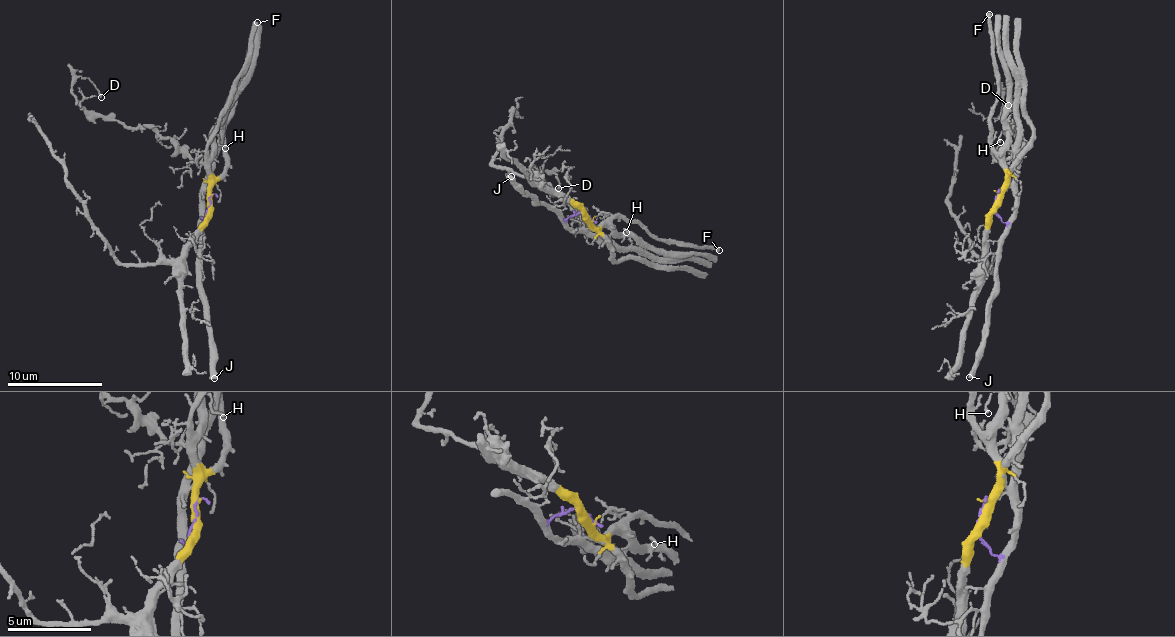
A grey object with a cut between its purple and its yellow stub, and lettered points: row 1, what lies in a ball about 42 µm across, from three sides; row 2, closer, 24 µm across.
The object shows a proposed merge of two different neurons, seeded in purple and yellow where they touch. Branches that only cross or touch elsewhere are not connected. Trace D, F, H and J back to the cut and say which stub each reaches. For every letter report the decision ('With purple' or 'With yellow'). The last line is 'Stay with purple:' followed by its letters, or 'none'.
D: With yellow
F: With yellow
H: With yellow
J: With purple
Stay with purple: J

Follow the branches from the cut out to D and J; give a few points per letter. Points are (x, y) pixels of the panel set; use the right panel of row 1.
D: (996, 198), (1005, 161), (1013, 160), (1021, 147), (1001, 113), (1002, 89), (1007, 88), (1009, 105)
J: (996, 198), (995, 213), (1006, 225), (1002, 252), (996, 263), (996, 296), (979, 364), (968, 377)

